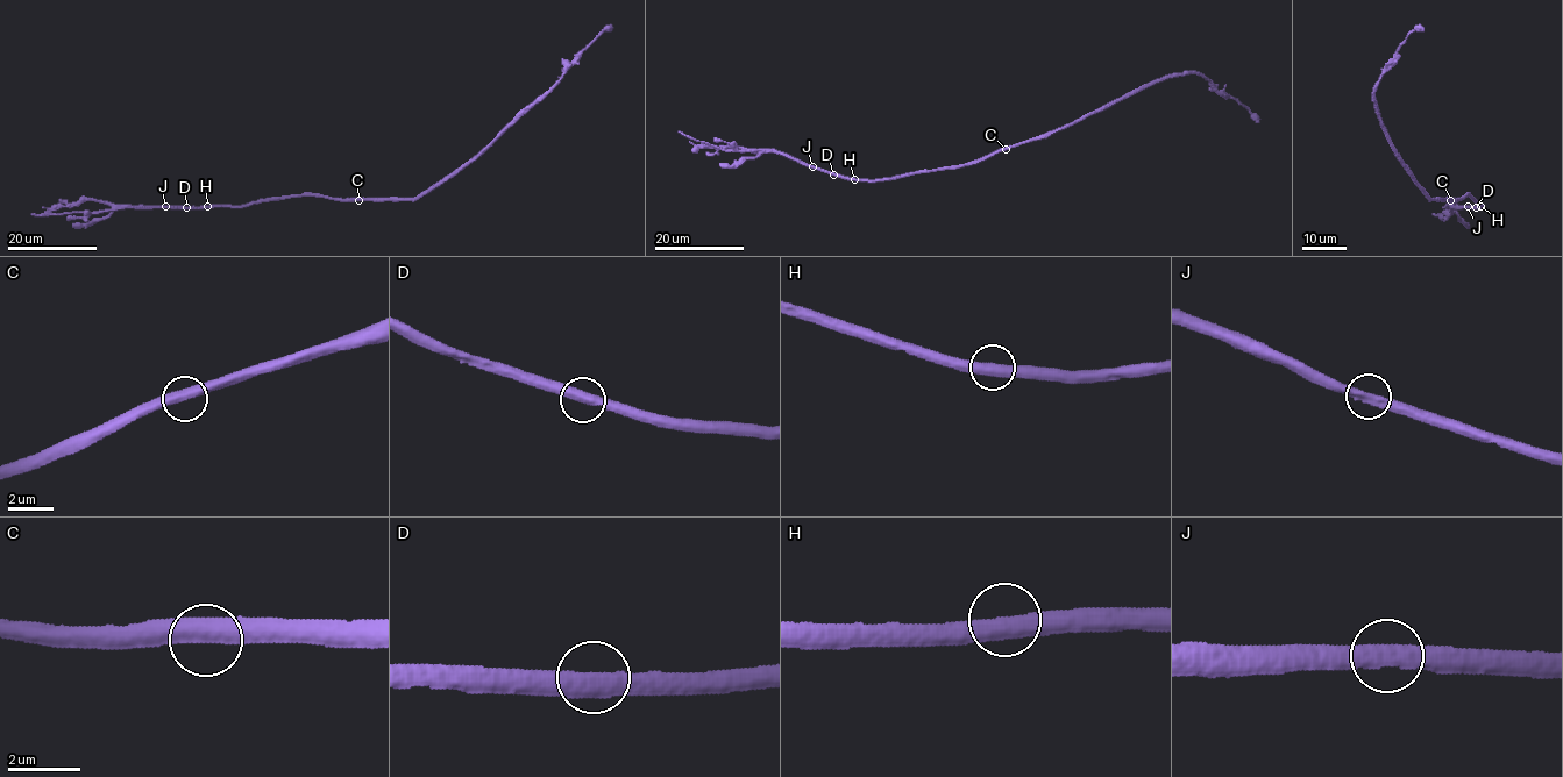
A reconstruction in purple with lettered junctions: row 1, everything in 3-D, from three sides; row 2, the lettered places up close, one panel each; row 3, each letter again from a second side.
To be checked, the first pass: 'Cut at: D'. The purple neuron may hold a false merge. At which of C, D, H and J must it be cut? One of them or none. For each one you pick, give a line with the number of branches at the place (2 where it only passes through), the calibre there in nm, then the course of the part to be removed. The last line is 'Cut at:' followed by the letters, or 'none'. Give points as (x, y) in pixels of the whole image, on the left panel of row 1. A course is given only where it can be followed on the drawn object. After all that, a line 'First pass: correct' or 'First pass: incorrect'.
Cut at: none
First pass: incorrect

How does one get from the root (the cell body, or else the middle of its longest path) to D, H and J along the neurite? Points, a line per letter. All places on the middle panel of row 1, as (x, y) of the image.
D: (1006, 147), (964, 164), (892, 178), (847, 180), (833, 175)
H: (1006, 147), (964, 164), (883, 179), (854, 179)
J: (1006, 147), (964, 164), (874, 180), (847, 180), (812, 166)

